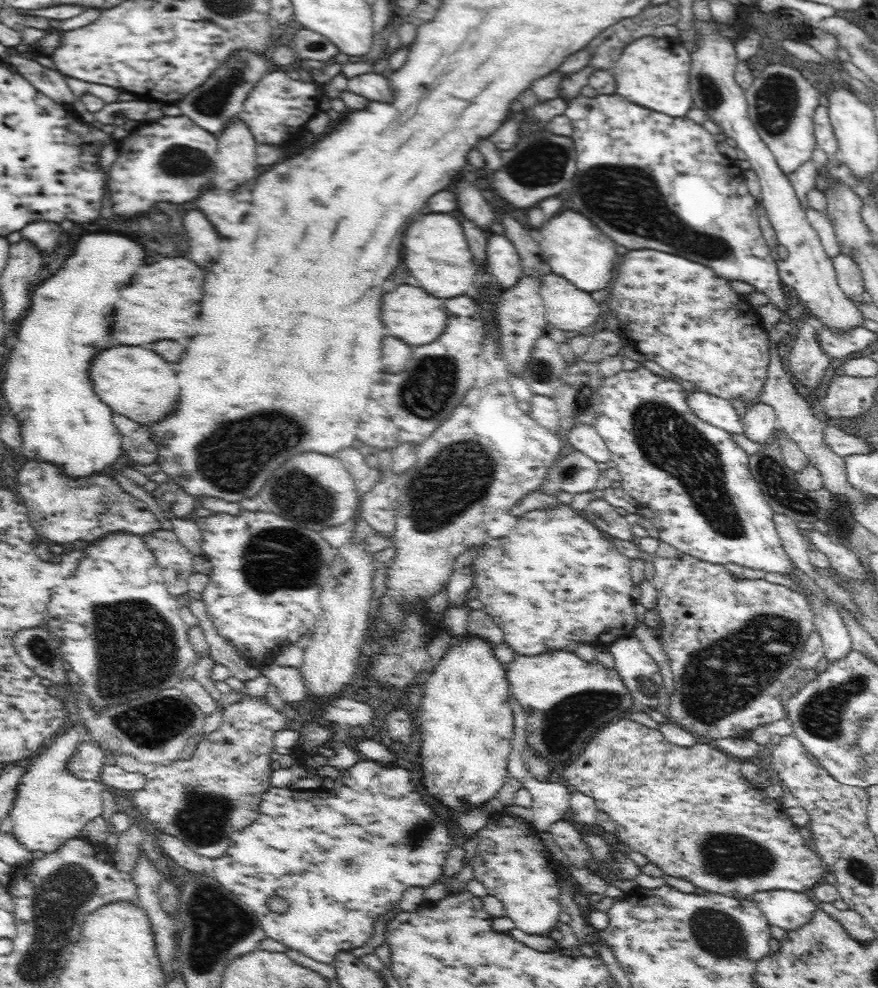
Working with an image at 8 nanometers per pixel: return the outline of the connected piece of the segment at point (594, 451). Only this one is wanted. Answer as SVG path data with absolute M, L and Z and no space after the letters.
M576 425L569 430L567 445L576 449L594 461L605 462L611 460L611 453L604 439L597 433L593 425Z

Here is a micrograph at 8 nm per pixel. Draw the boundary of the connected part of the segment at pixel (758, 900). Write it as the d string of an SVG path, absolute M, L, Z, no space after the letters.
M789 890L755 892L749 898L764 913L769 924L784 930L794 930L808 924L818 908L810 892L799 893Z

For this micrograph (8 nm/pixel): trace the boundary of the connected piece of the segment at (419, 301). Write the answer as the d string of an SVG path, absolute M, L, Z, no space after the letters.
M402 284L394 292L382 296L382 320L388 328L387 335L401 338L413 347L435 341L447 327L444 324L447 324L448 318L444 318L444 316L448 316L444 299L428 296L428 292L424 292L424 288Z

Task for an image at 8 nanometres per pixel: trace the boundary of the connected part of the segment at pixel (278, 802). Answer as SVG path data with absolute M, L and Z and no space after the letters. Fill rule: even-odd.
M359 761L348 770L342 772L336 778L336 784L329 789L296 790L272 787L264 794L259 804L258 816L255 821L246 828L229 834L229 844L225 855L216 858L213 869L214 877L222 887L231 892L241 905L248 911L254 913L260 926L264 929L267 938L277 940L288 949L296 949L298 952L324 964L333 964L336 955L344 950L354 950L360 948L368 942L370 934L374 932L372 926L377 918L388 911L391 907L397 907L402 896L410 886L422 886L427 888L435 880L441 878L443 867L448 854L452 848L450 844L450 834L446 826L440 822L440 818L434 814L434 810L424 802L424 798L418 794L416 786L412 784L412 776L408 770L398 766L382 766L382 763L374 761ZM276 897L284 899L288 910L286 912L276 912L269 908L269 902Z

